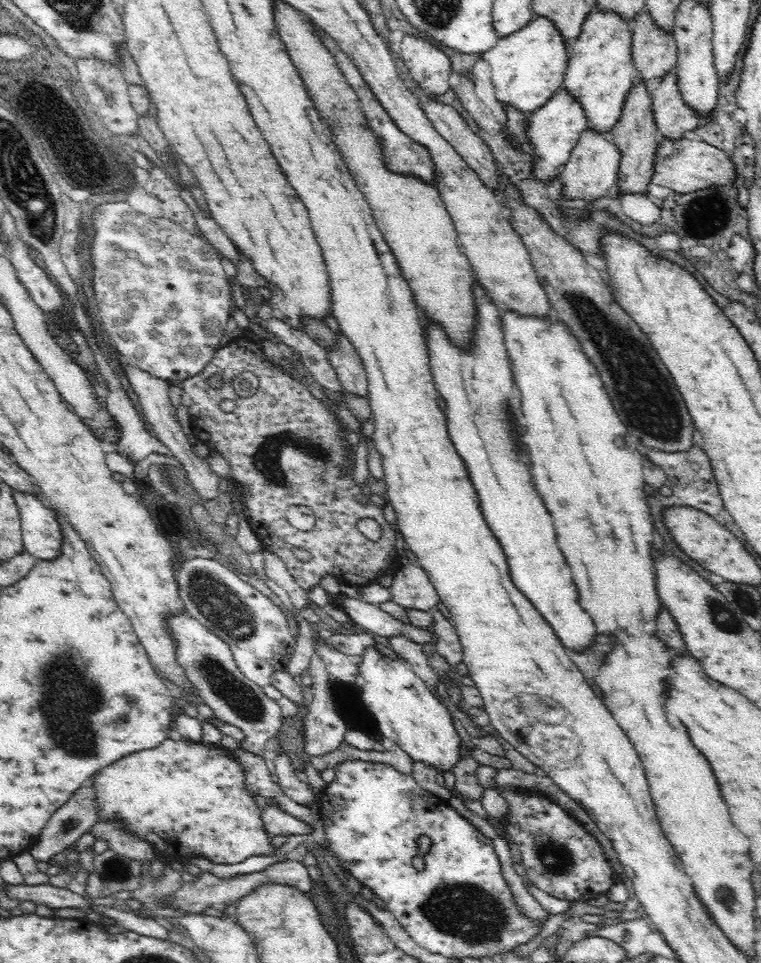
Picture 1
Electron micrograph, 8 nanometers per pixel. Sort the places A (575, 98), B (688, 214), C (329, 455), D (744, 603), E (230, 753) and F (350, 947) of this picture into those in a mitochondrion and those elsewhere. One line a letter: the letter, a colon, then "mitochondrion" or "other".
A: other
B: mitochondrion
C: mitochondrion
D: mitochondrion
E: other
F: other

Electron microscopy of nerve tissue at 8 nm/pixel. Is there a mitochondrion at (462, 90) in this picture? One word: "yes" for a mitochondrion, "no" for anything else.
no

